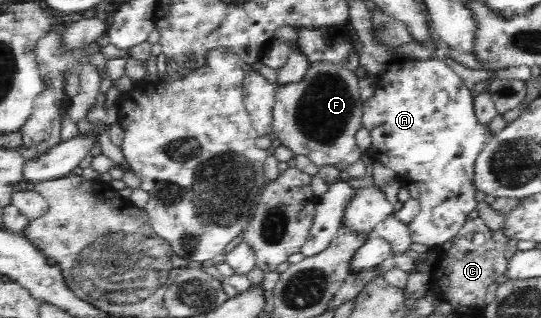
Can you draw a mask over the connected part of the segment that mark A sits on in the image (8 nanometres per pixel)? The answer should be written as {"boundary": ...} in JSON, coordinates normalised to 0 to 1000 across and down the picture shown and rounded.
{"boundary":[[[738,182],[723,201],[719,226],[701,239],[693,299],[675,324],[677,349],[669,358],[669,399],[684,415],[688,437],[678,491],[730,544],[730,560],[749,579],[767,572],[776,591],[776,670],[756,704],[758,745],[763,761],[808,789],[839,748],[882,642],[876,513],[906,428],[900,399],[878,374],[874,333],[872,292],[819,192]]]}

